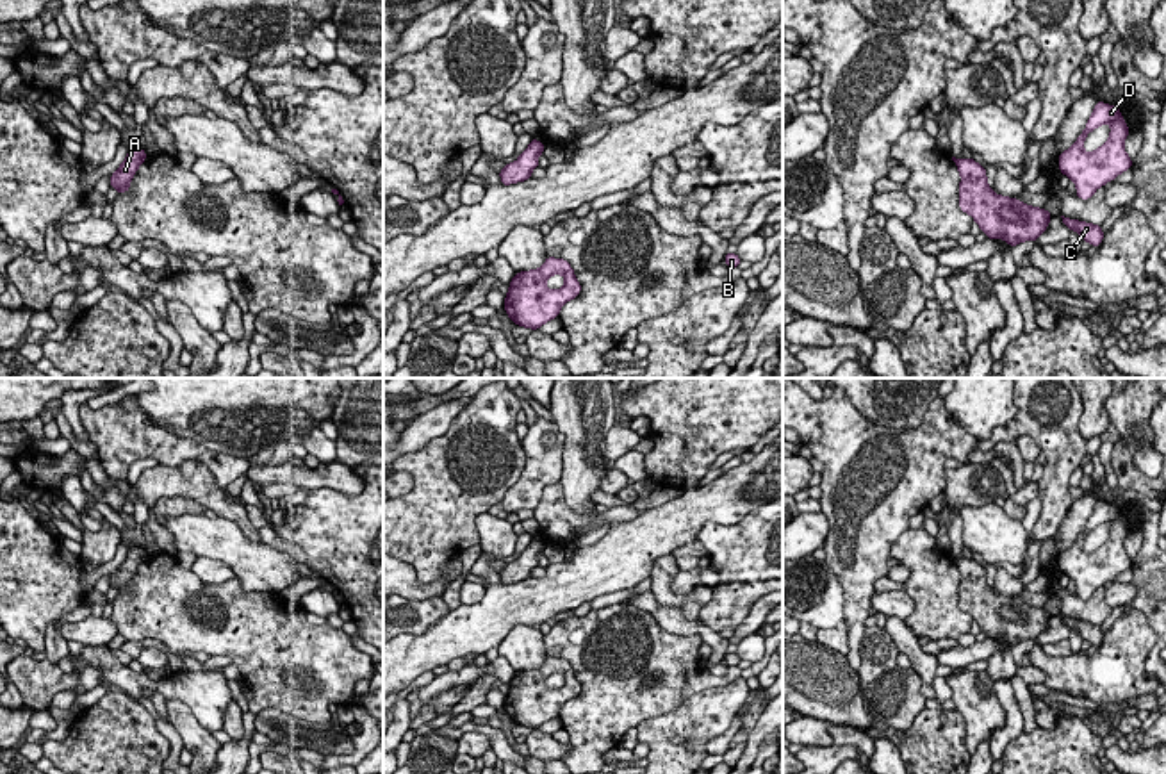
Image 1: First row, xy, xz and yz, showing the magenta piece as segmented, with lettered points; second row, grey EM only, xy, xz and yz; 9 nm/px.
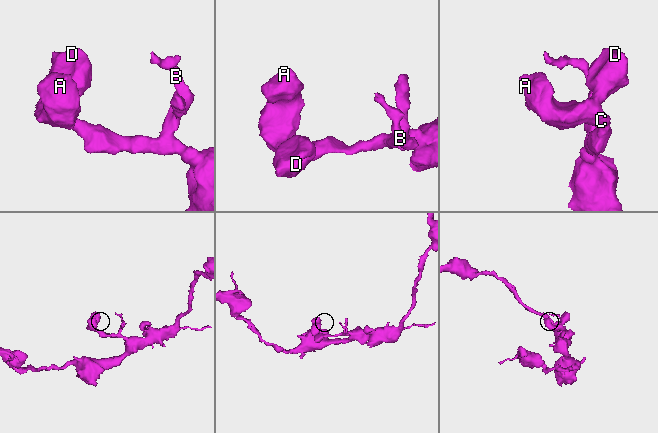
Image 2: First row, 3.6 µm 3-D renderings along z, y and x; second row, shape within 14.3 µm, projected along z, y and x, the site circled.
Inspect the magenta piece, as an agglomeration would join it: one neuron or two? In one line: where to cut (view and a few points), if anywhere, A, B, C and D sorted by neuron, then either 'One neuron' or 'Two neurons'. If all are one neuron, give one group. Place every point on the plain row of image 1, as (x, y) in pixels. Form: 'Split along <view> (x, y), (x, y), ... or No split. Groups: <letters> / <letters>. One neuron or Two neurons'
No split. Groups: A B C D. One neuron

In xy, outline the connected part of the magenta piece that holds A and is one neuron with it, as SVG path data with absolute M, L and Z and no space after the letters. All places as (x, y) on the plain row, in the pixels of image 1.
M128 548L127 558L121 565L111 574L109 585L123 594L128 590L130 581L137 571L137 567L146 560L146 551L143 548Z

